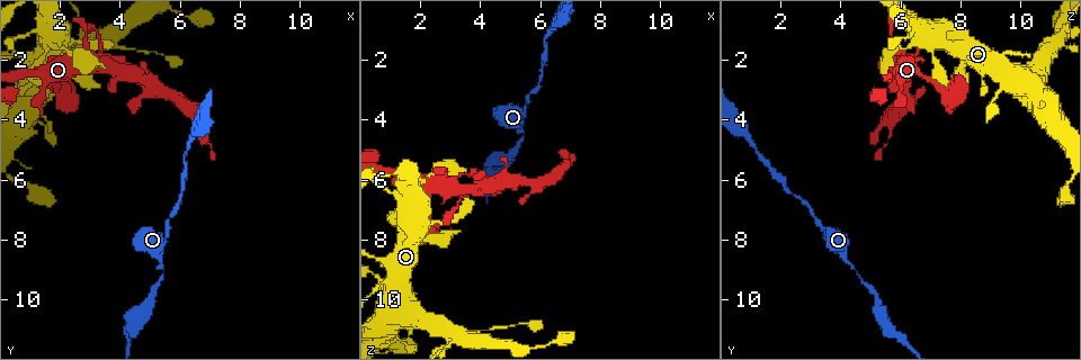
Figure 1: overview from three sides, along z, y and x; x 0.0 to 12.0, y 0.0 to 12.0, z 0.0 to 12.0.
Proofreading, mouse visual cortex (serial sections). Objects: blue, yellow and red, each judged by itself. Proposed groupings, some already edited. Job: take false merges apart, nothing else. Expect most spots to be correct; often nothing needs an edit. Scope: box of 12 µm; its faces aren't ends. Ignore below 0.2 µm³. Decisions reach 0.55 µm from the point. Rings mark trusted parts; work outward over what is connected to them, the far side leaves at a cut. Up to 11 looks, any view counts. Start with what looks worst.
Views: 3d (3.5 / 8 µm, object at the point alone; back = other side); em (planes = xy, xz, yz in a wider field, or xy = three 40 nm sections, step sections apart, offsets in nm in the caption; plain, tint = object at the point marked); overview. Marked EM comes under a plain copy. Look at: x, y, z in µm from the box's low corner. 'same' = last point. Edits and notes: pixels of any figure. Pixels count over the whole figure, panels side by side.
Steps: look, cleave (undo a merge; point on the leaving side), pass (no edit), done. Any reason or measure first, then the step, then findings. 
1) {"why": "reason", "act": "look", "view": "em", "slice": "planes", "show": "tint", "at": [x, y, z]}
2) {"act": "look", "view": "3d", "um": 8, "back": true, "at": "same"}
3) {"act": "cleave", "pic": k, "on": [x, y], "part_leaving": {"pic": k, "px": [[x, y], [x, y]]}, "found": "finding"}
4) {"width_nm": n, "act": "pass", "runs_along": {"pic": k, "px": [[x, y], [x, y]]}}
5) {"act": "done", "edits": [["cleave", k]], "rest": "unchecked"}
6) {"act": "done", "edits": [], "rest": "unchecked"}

{"why": "thin arm on a thick one", "act": "look", "view": "3d", "um": 3.5, "at": [3.2, 1.2, 11.3]}

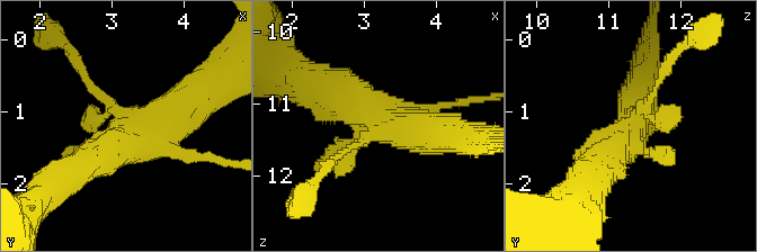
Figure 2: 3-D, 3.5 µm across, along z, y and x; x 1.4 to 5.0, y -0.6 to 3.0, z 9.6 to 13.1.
{"act": "look", "view": "em", "slice": "xy", "step": 3, "show": "tint", "at": [3.20, 1.15, 11.40]}

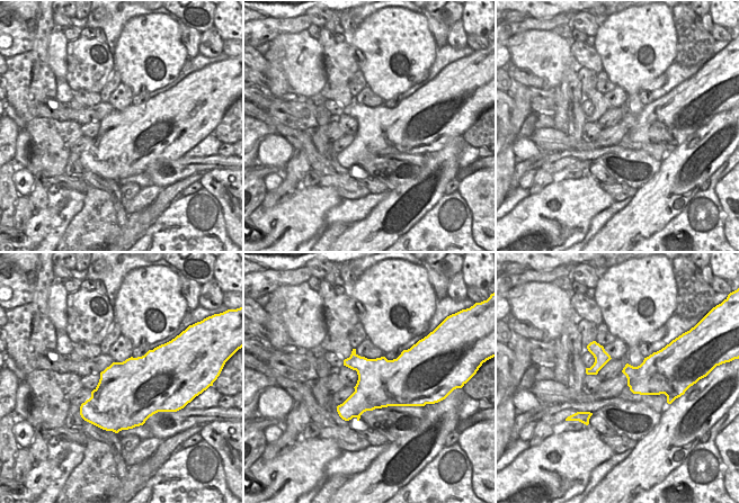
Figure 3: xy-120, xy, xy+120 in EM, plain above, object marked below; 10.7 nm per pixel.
{"act": "pass", "runs_along": {"pic": 2, "px": [[77, 169], [157, 127], [194, 92]]}, "found": "continuous, no second cell"}

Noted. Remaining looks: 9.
{"why": "sudden change in width", "act": "look", "view": "3d", "um": 8, "back": true, "at": [2.2, 2.8, 7.3]}

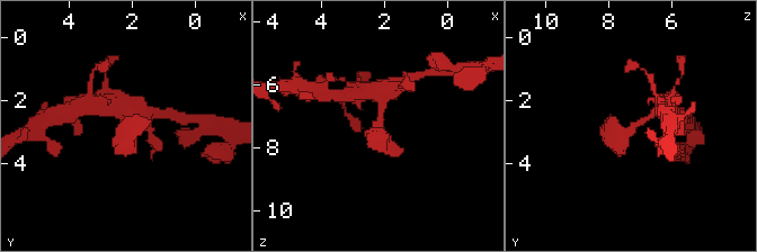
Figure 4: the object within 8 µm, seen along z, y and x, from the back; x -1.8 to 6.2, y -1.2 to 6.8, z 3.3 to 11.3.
{"act": "look", "view": "3d", "um": 3.5, "back": true, "at": [2.2, 2.9, 7.3]}

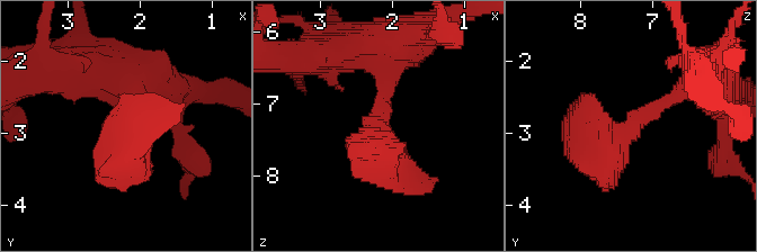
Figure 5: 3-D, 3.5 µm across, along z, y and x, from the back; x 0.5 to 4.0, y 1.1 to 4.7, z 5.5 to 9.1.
{"act": "pass", "found": "continuous, no second cell"}

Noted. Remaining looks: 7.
{"why": "calibre changes", "act": "look", "view": "3d", "um": 8, "at": [5.4, 9.0, 4.5]}

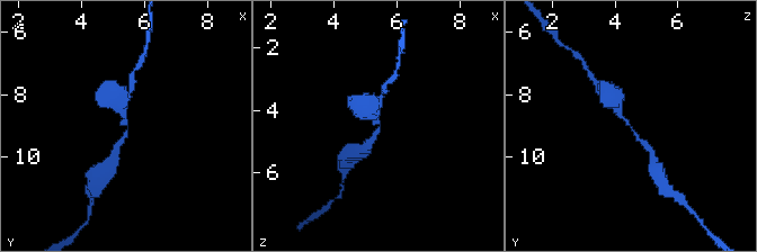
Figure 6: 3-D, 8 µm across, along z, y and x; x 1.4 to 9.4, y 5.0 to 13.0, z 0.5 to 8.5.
{"act": "look", "view": "3d", "um": 3.5, "at": [5.4, 8.9, 4.4]}

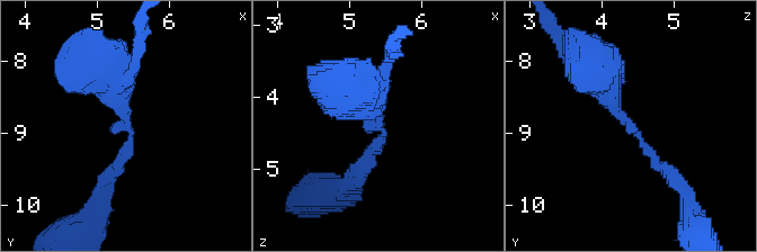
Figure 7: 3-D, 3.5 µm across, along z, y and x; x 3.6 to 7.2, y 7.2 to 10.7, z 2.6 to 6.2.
{"arm_widths_nm": [150, 450], "why": "now the EM", "act": "look", "view": "em", "slice": "xy", "step": 3, "show": "tint", "at": [5.45, 8.95, 4.45]}

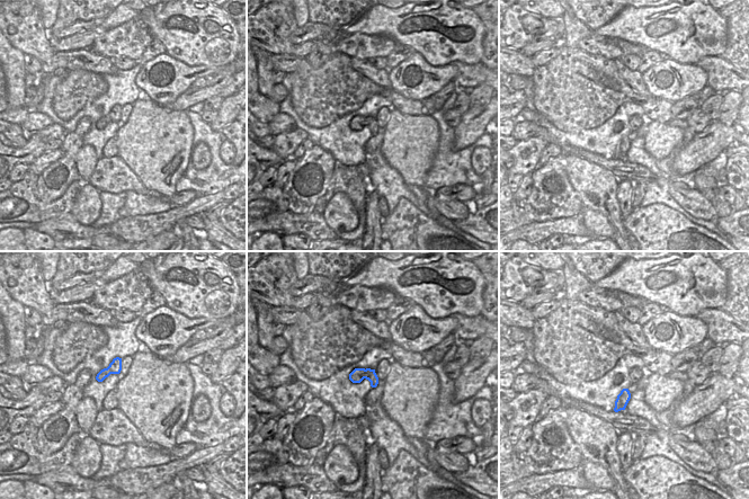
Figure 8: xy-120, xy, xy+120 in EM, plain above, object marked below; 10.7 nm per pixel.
{"act": "pass", "runs_along": {"pic": 7, "px": [[597, 71], [649, 153], [678, 181]]}, "found": "one cell here"}

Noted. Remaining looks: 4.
{"act": "look", "view": "3d", "um": 3.5, "back": true, "at": [1.6, 1.3, 6.5]}

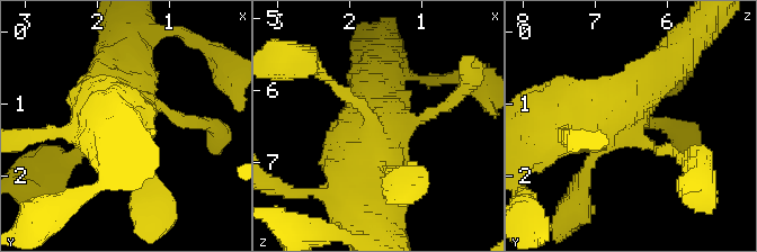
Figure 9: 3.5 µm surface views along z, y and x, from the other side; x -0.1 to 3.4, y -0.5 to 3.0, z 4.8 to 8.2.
{"why": "need the tissue", "act": "look", "view": "em", "slice": "planes", "show": "tint", "at": [1.65, 1.30, 6.55]}

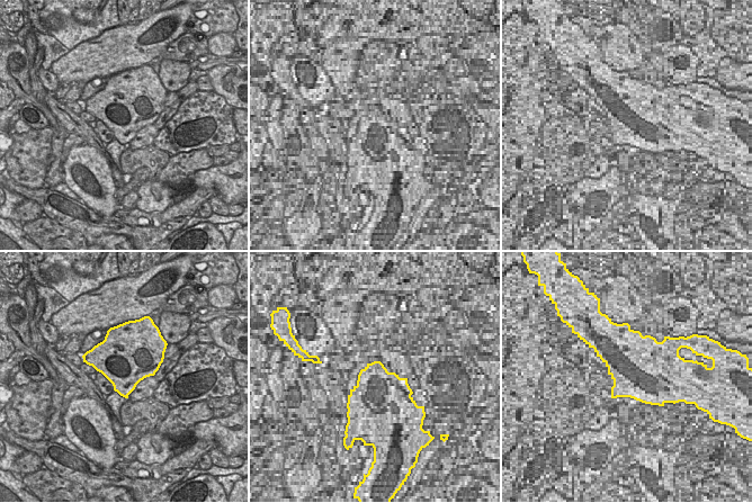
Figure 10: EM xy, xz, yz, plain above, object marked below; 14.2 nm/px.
{"why": "another direction", "act": "look", "view": "em", "slice": "xy", "step": 2, "show": "tint", "at": "same"}

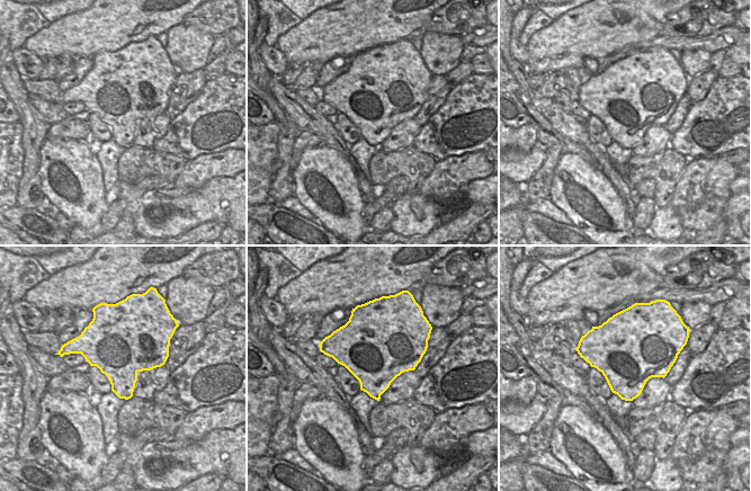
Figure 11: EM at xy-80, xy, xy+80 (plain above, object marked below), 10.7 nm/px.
{"act": "pass", "found": "continuous, no second cell"}

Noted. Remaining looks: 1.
{"act": "done", "edits": [], "rest": "unchecked"}

